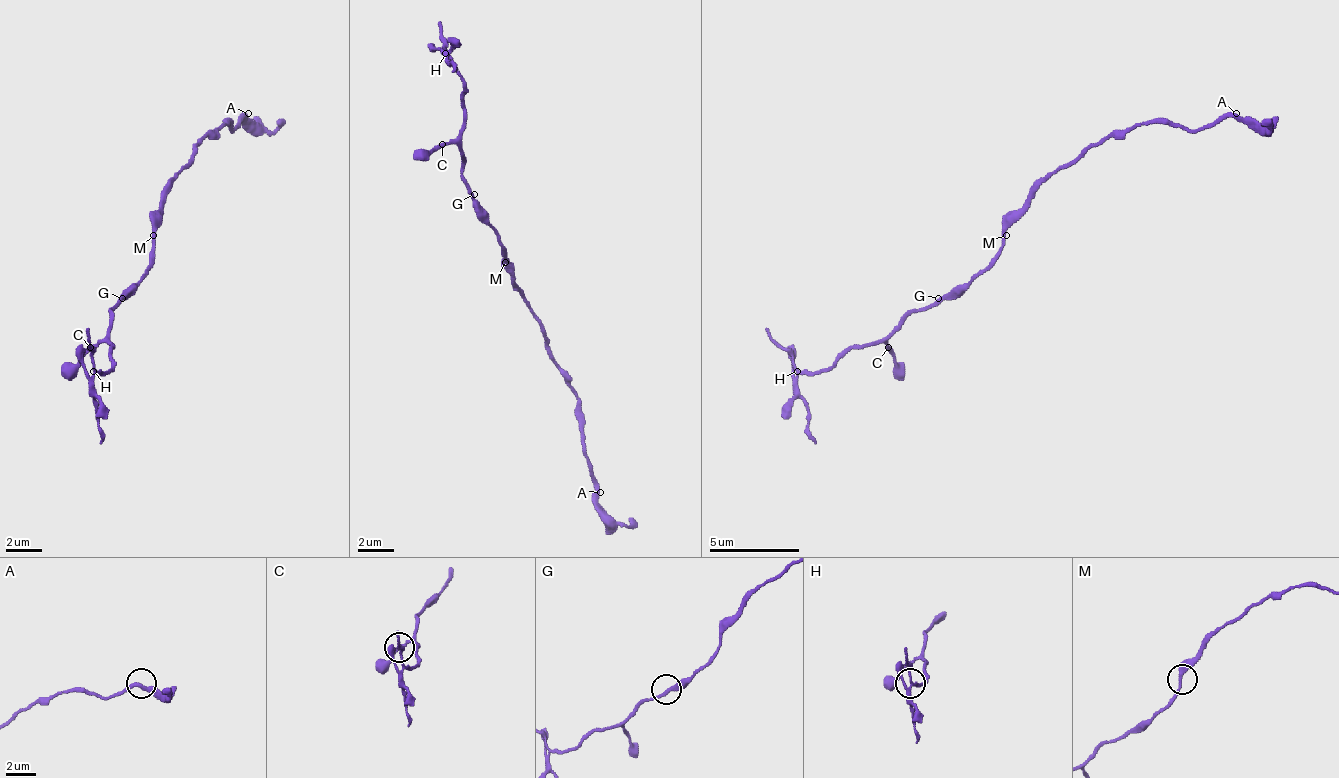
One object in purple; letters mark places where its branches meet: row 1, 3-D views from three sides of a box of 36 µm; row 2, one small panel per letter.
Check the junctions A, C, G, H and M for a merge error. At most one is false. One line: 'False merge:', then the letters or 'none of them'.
False merge: H

